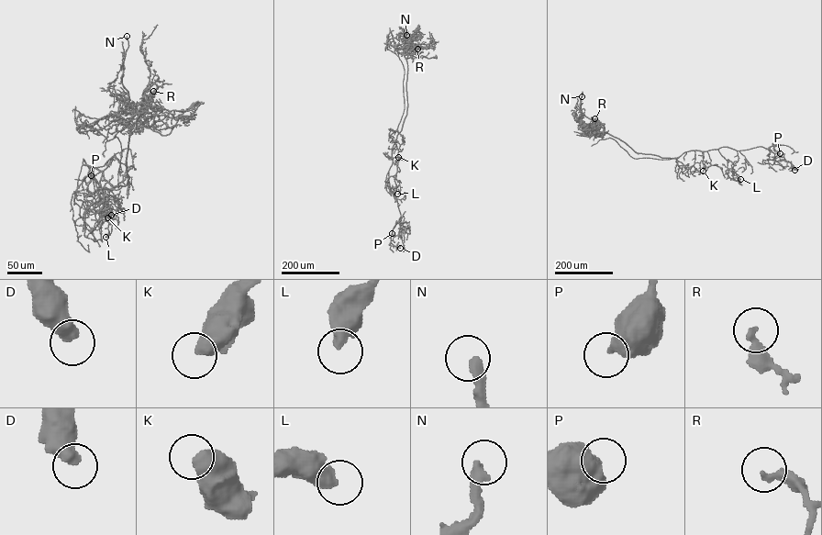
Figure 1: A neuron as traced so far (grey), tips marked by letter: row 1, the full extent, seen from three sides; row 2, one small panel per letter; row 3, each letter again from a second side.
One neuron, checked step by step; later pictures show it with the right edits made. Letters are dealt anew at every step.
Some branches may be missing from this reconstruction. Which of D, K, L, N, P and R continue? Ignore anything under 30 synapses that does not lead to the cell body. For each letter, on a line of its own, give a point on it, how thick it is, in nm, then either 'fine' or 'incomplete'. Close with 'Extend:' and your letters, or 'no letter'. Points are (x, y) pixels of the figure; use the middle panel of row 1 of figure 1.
D: (400, 248) | 550 nm | fine
K: (398, 157) | 550 nm | fine
L: (397, 194) | 500 nm | fine
N: (406, 35) | 360 nm | incomplete
P: (392, 233) | 500 nm | fine
R: (417, 49) | 280 nm | fine
Extend: N

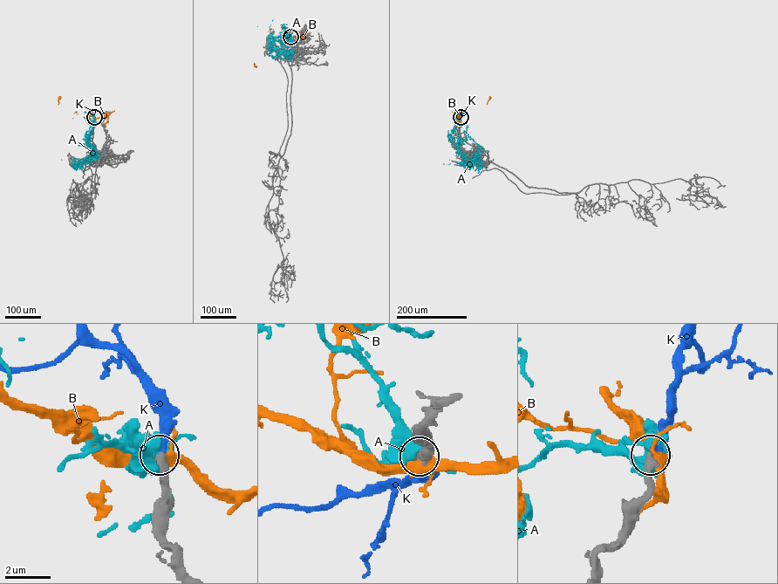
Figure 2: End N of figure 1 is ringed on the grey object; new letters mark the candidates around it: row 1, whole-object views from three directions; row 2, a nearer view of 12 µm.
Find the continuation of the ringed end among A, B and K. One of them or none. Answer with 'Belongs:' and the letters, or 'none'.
Belongs: K

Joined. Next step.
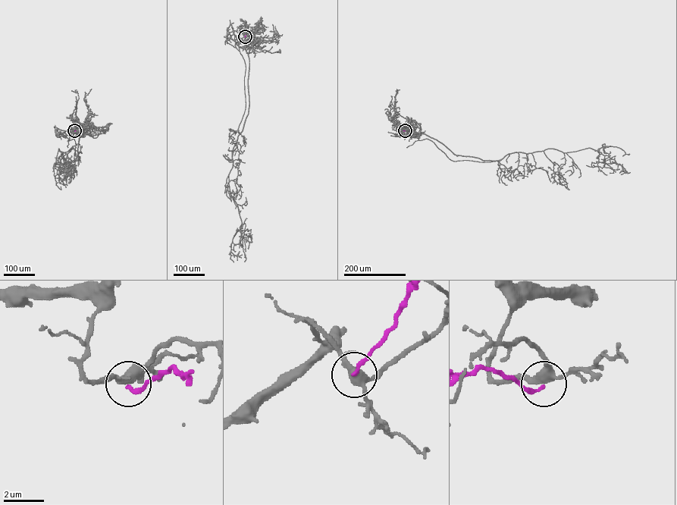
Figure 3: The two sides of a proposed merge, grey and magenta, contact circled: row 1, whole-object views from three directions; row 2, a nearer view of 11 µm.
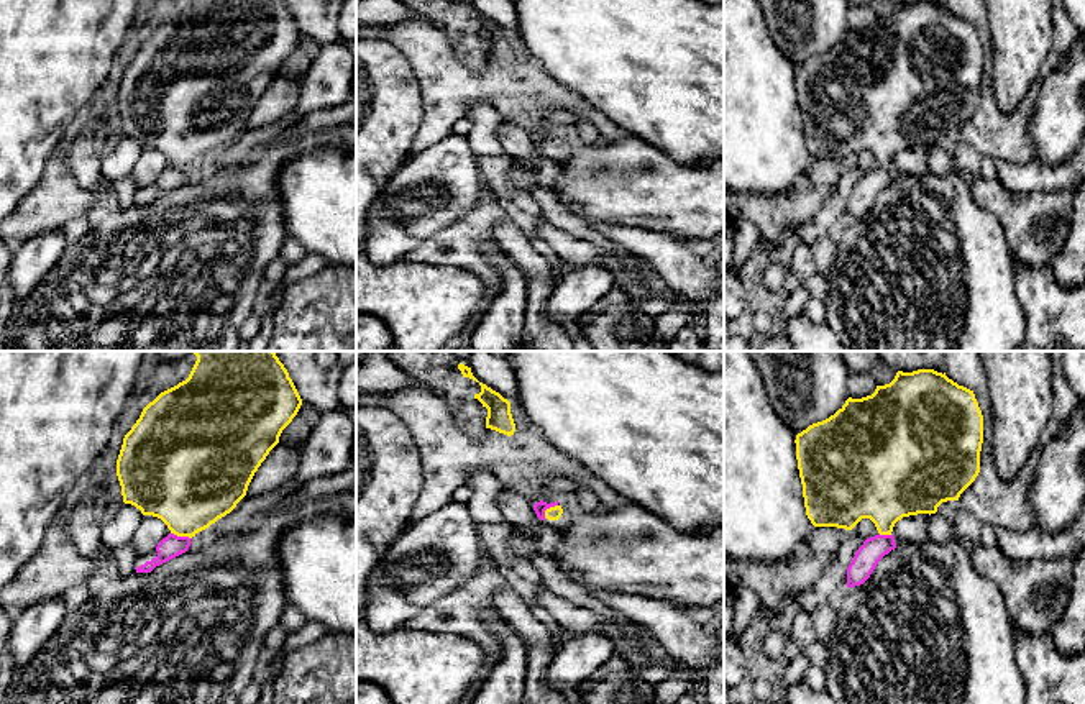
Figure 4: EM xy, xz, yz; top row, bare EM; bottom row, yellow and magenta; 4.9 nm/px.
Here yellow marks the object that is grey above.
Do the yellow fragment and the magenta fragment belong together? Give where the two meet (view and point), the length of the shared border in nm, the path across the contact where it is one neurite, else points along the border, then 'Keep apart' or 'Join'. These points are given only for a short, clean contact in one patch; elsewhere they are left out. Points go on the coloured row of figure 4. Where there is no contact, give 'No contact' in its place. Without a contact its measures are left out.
Touches yellow at xy (181, 535). Shared border 110 nm. Boundary: xy (171, 532), (191, 539). Keep apart

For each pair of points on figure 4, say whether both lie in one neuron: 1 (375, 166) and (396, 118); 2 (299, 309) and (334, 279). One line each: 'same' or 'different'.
1: same
2: same

